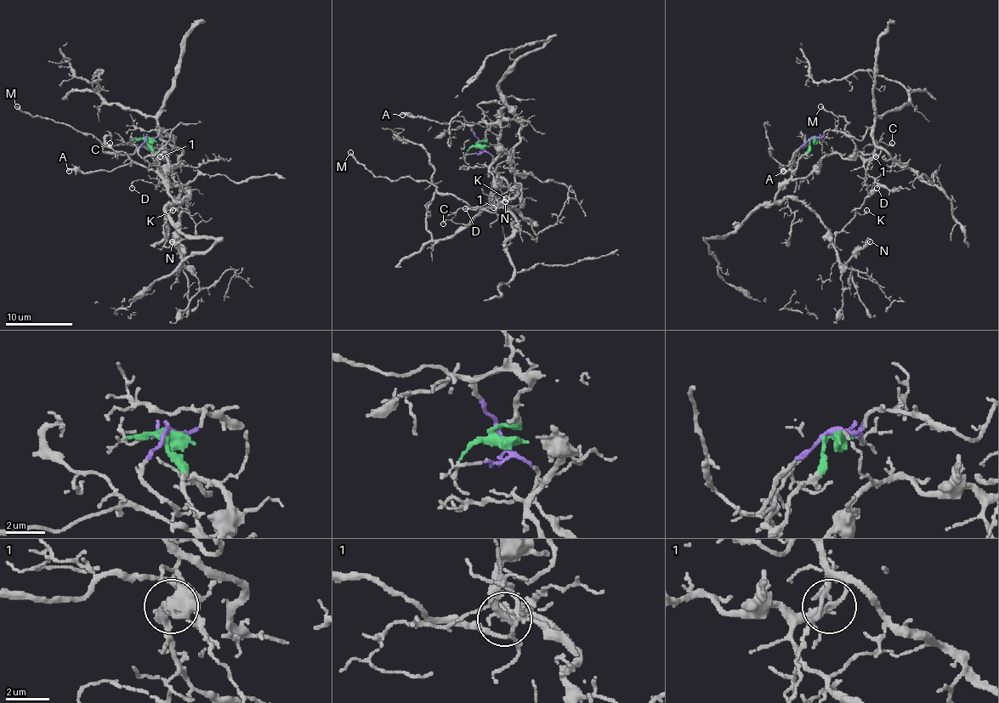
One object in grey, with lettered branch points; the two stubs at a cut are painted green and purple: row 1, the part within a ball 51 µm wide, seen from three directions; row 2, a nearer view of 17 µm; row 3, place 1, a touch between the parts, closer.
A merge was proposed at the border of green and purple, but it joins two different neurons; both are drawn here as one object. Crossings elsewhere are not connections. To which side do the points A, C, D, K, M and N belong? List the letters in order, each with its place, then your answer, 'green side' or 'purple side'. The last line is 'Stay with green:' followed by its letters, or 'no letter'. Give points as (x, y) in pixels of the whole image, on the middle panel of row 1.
A: (402, 115) | green side
C: (443, 223) | green side
D: (465, 208) | green side
K: (506, 198) | green side
M: (350, 152) | green side
N: (505, 201) | green side
Stay with green: A, C, D, K, M, N

